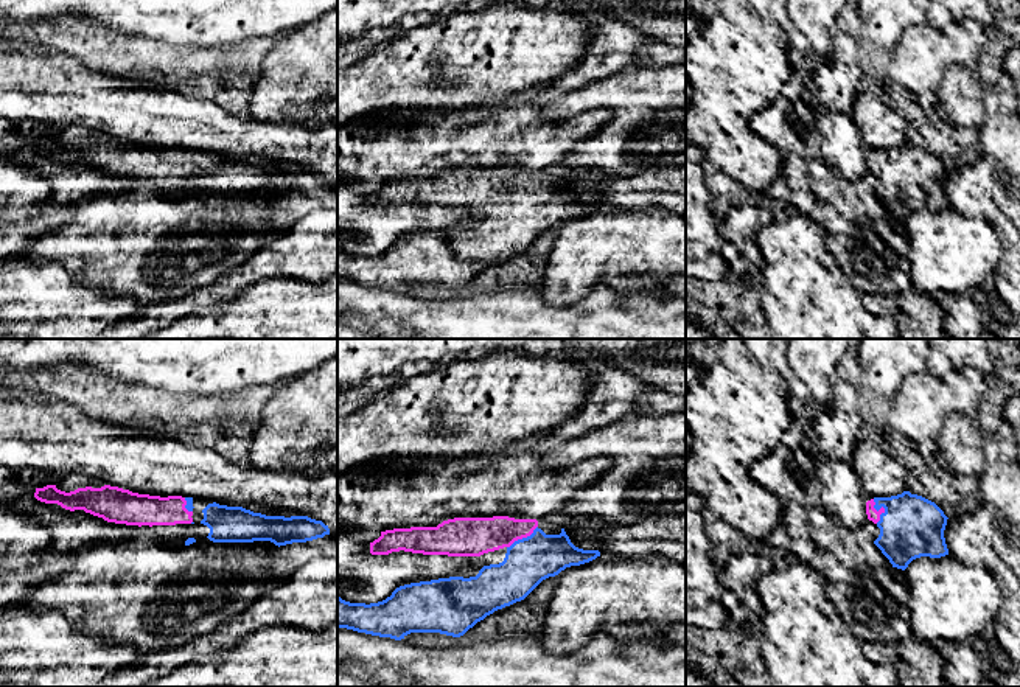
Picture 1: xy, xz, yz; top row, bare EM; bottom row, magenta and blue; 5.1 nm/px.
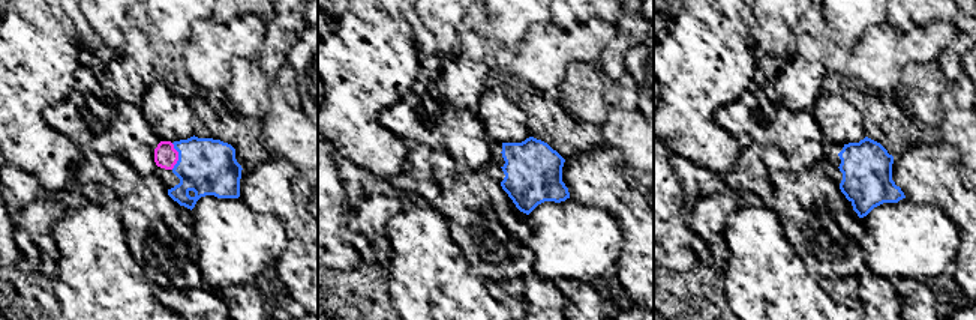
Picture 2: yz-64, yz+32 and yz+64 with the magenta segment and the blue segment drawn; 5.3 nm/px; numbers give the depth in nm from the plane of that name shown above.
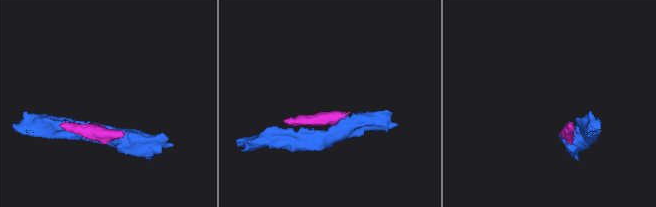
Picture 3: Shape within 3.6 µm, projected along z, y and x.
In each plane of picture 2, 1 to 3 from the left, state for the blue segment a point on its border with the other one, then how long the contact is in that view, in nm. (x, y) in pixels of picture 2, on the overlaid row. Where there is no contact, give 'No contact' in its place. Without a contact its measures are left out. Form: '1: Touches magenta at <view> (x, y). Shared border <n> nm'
1: Touches magenta at yz-64 (177, 156). Shared border 140 nm
2: No contact
3: No contact

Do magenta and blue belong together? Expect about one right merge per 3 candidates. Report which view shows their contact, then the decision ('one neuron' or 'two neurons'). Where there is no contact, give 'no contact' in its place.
yz | one neuron

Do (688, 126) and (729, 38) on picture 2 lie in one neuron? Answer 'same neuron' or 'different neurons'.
same neuron

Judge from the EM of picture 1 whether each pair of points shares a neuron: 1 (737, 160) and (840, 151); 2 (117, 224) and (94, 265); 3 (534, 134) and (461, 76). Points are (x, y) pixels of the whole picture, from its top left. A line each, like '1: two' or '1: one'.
1: two
2: one
3: two

